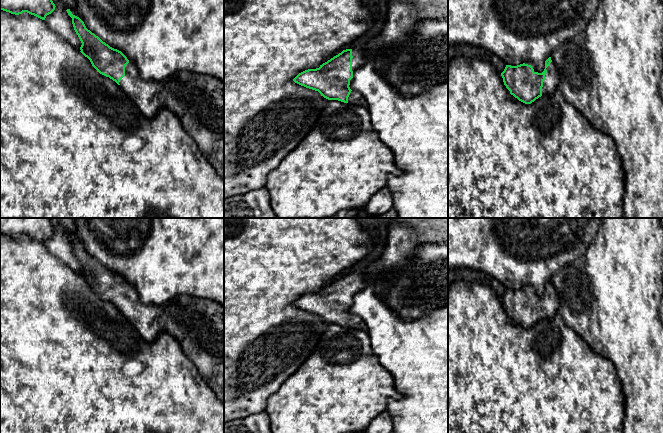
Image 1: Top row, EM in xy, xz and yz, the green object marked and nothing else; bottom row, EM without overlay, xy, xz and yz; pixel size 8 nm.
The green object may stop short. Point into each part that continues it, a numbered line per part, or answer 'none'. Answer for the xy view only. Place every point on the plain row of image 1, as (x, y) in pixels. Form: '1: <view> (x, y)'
1: xy (197, 324)

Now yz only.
1: yz (551, 307)

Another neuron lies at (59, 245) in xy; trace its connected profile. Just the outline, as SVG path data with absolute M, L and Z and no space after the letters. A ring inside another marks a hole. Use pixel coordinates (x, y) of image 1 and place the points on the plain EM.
M51 218L51 220L56 231L51 238L46 240L44 245L51 254L81 275L82 267L74 254L72 242L66 235L69 233L73 239L80 242L76 236L75 218Z

